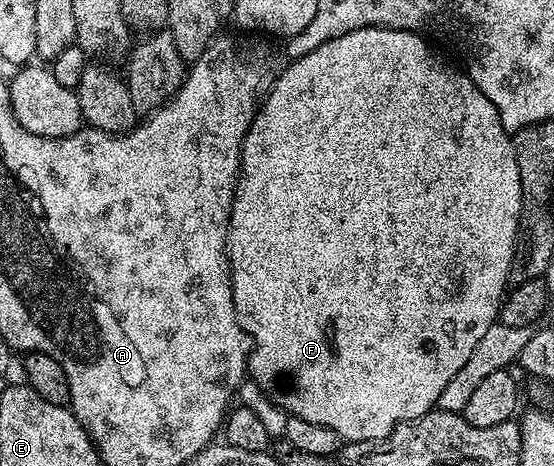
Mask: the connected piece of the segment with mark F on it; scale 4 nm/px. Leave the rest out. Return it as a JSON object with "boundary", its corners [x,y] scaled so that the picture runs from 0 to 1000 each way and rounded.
{"boundary":[[[657,60],[634,64],[634,73],[619,73],[612,82],[597,82],[597,90],[583,90],[561,116],[547,116],[547,124],[522,129],[514,148],[493,178],[493,191],[480,206],[477,223],[464,238],[464,251],[453,262],[440,300],[435,305],[435,376],[428,380],[428,406],[421,412],[421,448],[413,461],[413,579],[421,588],[421,646],[424,674],[453,732],[448,796],[469,835],[496,869],[511,873],[518,886],[540,897],[554,897],[554,906],[569,906],[576,914],[597,914],[614,931],[617,946],[661,944],[662,940],[691,940],[691,931],[706,931],[717,910],[756,897],[764,888],[789,876],[792,845],[807,820],[843,779],[850,755],[857,751],[866,725],[879,704],[899,693],[904,667],[904,646],[915,633],[915,612],[921,607],[919,582],[926,569],[926,545],[933,530],[933,511],[940,485],[940,393],[937,391],[937,356],[930,348],[930,322],[921,285],[912,281],[904,266],[894,227],[850,176],[850,167],[838,152],[823,144],[809,146],[785,114],[774,105],[776,88],[749,69],[729,69],[711,60]]]}

